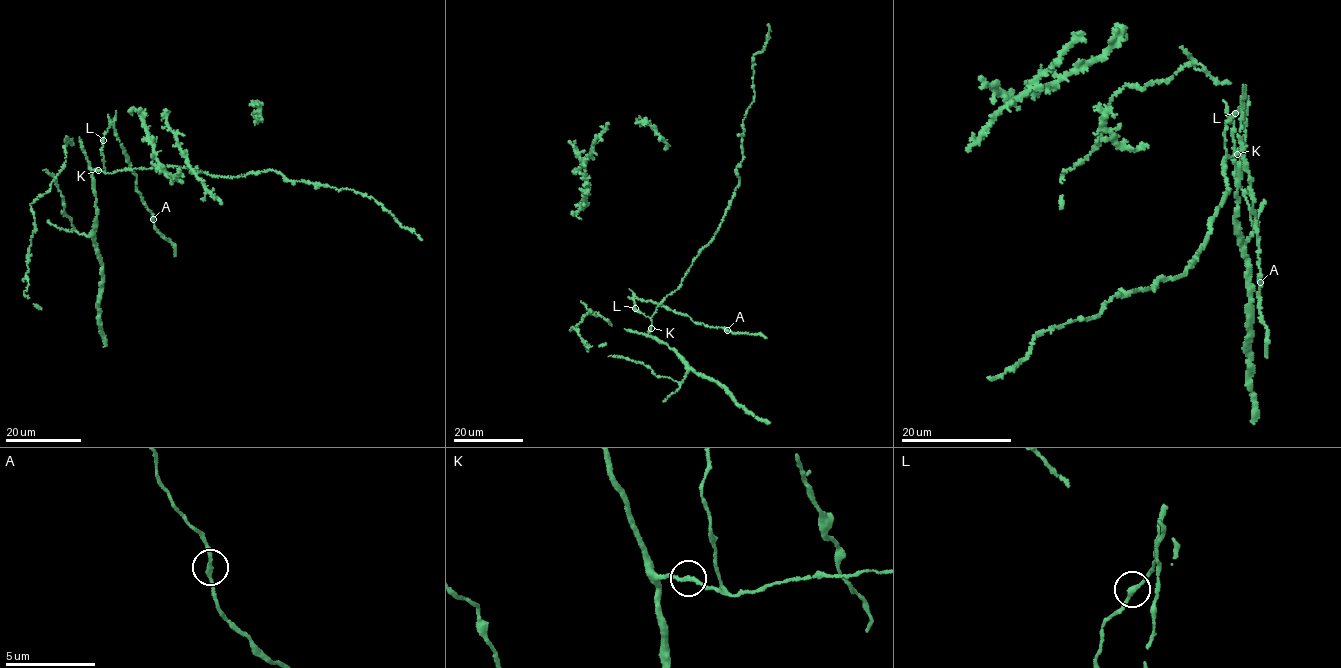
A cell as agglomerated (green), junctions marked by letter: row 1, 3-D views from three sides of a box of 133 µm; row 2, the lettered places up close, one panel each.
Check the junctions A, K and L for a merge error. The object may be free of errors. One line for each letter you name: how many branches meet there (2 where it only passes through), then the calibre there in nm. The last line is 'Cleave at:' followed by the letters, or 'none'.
Cleave at: none

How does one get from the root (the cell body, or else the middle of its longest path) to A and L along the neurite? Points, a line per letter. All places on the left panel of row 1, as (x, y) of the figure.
A: (102, 172), (105, 171), (101, 151), (103, 135), (113, 121), (114, 132), (136, 175), (136, 190), (153, 218)
L: (102, 172), (105, 171), (101, 151), (103, 140)

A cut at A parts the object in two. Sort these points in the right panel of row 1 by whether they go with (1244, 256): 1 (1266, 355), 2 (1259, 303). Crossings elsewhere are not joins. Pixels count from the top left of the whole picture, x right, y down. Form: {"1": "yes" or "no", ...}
{"1": "no", "2": "no"}

